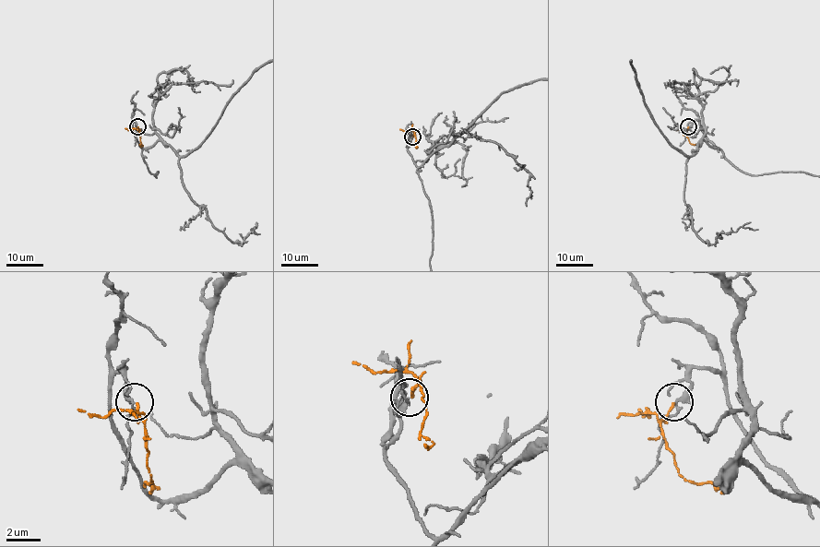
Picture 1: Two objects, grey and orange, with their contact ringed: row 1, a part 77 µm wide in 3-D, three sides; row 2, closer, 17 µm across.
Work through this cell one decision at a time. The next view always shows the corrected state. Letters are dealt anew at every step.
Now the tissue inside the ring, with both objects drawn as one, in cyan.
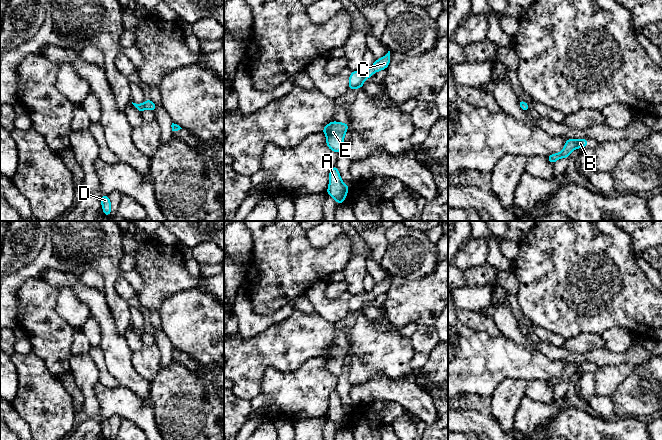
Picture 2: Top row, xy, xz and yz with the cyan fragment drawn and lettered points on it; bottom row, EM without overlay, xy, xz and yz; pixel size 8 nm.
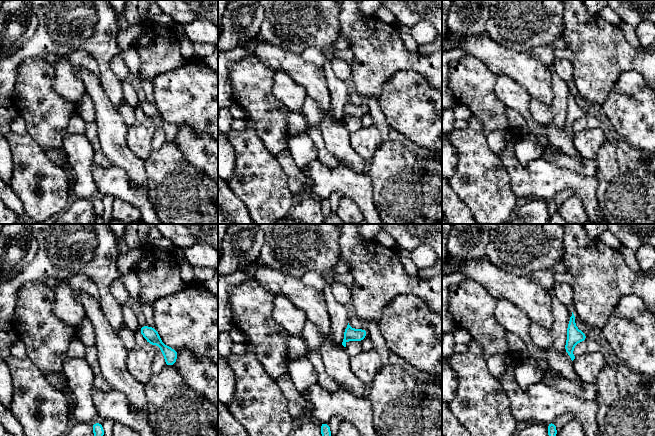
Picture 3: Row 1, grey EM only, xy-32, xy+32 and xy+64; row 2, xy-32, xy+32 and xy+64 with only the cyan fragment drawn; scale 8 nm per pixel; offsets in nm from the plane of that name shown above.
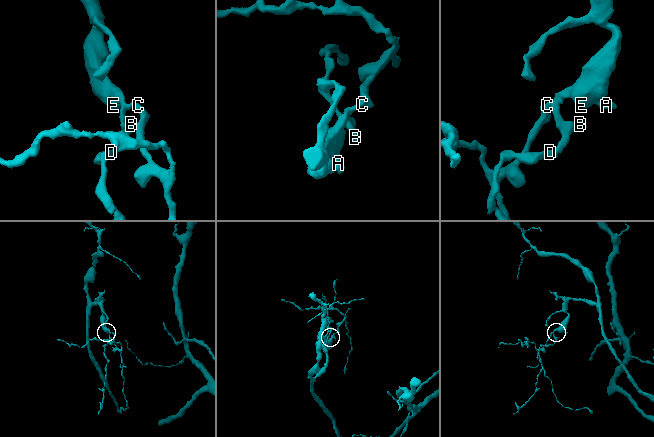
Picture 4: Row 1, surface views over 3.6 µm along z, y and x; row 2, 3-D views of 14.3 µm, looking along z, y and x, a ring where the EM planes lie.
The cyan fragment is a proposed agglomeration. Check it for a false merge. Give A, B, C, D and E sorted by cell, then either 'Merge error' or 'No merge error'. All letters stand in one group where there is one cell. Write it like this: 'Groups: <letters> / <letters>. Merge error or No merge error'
Groups: A B C D E. No merge error

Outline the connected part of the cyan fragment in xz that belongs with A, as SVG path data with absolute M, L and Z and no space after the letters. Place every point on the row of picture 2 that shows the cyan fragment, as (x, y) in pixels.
M333 166L330 169L327 195L330 195L332 198L334 198L337 204L341 204L344 202L347 196L348 189L349 186L343 183L337 166Z

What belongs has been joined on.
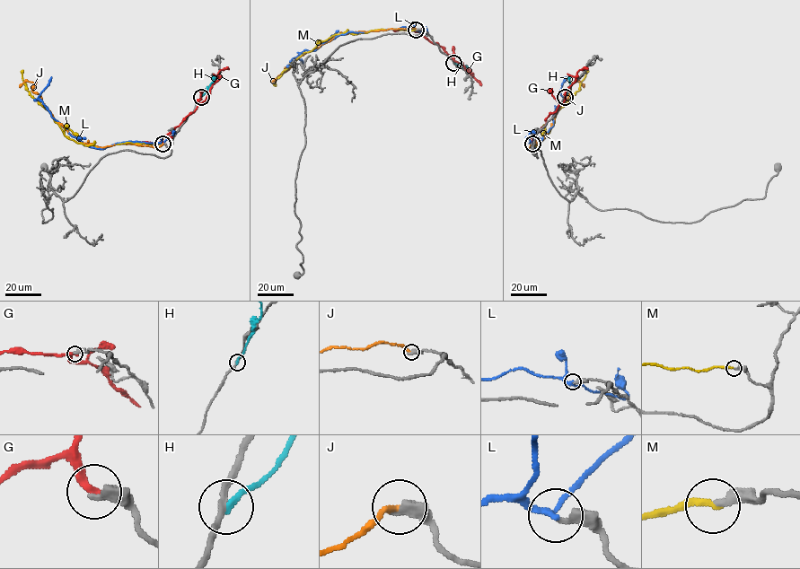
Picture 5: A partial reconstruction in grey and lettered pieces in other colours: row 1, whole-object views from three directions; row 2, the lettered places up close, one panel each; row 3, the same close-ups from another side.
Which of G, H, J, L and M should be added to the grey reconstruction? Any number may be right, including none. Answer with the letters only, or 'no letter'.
M

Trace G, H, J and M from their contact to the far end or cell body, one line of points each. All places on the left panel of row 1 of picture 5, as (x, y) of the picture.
G: (163, 144), (162, 138), (205, 100), (210, 88), (218, 80), (218, 72), (228, 68)
H: (201, 96), (213, 82), (213, 76)
J: (163, 144), (157, 147), (126, 144), (100, 147), (82, 143), (33, 91), (33, 83), (25, 81), (19, 87)
M: (162, 144), (127, 142), (97, 147), (68, 138), (49, 112), (30, 95), (22, 79), (23, 70)

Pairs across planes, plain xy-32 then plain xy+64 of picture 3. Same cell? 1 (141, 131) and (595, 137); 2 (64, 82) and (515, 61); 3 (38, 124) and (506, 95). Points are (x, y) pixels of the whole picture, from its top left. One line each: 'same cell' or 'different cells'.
1: same cell
2: different cells
3: different cells

